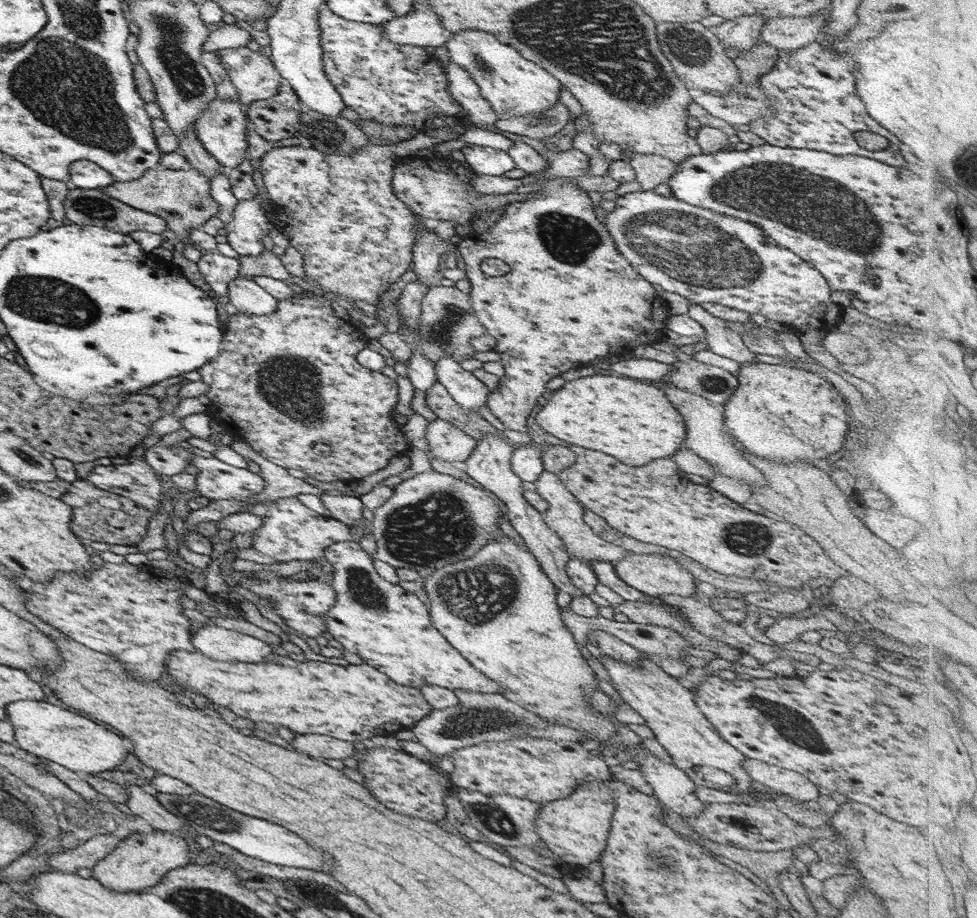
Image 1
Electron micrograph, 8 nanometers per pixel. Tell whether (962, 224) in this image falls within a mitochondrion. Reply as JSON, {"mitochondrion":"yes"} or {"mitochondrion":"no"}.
{"mitochondrion":"no"}

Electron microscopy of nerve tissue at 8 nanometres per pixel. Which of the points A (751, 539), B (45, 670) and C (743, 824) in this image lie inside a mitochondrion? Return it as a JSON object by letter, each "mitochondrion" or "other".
{"A":"mitochondrion","B":"other","C":"other"}

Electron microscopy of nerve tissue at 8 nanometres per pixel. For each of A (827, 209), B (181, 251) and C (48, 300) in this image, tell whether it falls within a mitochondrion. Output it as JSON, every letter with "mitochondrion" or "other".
{"A":"mitochondrion","B":"other","C":"mitochondrion"}

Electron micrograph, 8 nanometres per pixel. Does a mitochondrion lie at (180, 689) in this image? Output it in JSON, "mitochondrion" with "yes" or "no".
{"mitochondrion":"no"}

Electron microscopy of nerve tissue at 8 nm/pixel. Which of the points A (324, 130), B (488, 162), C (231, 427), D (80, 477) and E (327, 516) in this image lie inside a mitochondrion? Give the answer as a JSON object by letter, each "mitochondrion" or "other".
{"A":"mitochondrion","B":"other","C":"other","D":"other","E":"other"}

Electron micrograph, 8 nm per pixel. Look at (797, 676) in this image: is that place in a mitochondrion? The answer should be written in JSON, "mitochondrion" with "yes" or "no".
{"mitochondrion":"no"}

